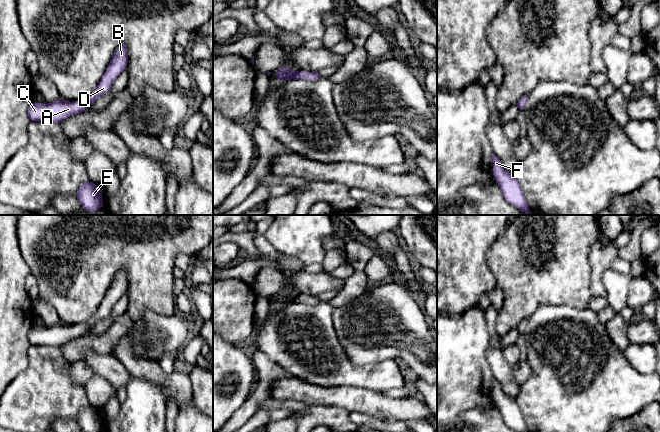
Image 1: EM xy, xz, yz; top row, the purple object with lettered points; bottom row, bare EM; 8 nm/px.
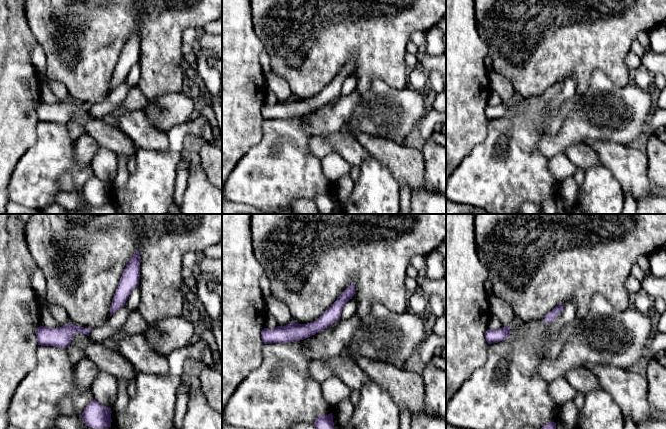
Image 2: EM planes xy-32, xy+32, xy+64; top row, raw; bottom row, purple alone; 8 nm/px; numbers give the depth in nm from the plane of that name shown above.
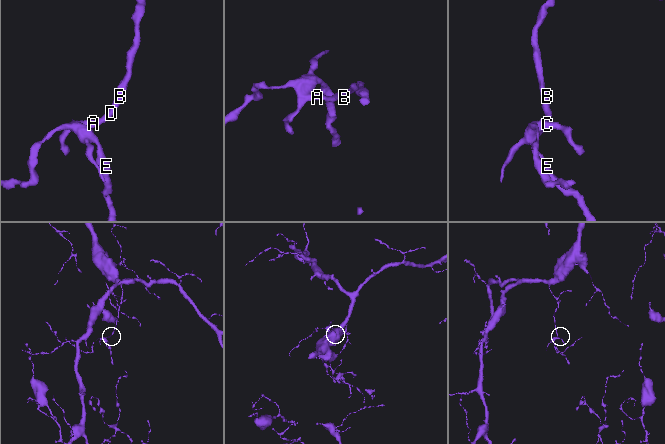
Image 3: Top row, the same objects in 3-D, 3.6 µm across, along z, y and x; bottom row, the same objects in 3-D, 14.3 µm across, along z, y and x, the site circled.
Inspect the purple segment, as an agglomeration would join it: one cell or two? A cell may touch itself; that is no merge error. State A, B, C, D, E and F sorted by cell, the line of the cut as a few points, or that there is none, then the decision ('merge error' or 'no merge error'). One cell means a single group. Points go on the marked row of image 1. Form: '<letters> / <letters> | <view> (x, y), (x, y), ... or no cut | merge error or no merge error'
A B C D E F | no cut | no merge error

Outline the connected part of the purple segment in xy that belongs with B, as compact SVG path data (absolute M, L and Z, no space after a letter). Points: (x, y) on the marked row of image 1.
M122 45L115 51L98 86L87 99L72 102L59 100L52 103L32 103L28 108L30 120L34 122L60 123L73 115L82 113L89 105L111 89L116 78L126 69L127 62L127 48Z

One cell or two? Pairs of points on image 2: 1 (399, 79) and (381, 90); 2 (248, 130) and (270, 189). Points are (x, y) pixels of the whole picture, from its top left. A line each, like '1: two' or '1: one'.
1: two
2: two

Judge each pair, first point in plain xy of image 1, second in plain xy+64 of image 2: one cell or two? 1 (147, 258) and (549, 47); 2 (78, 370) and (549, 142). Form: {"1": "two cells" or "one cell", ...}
{"1": "one cell", "2": "one cell"}

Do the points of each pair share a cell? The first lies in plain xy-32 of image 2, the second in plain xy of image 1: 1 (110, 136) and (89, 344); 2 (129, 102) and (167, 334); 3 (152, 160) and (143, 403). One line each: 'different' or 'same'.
1: different
2: different
3: same

